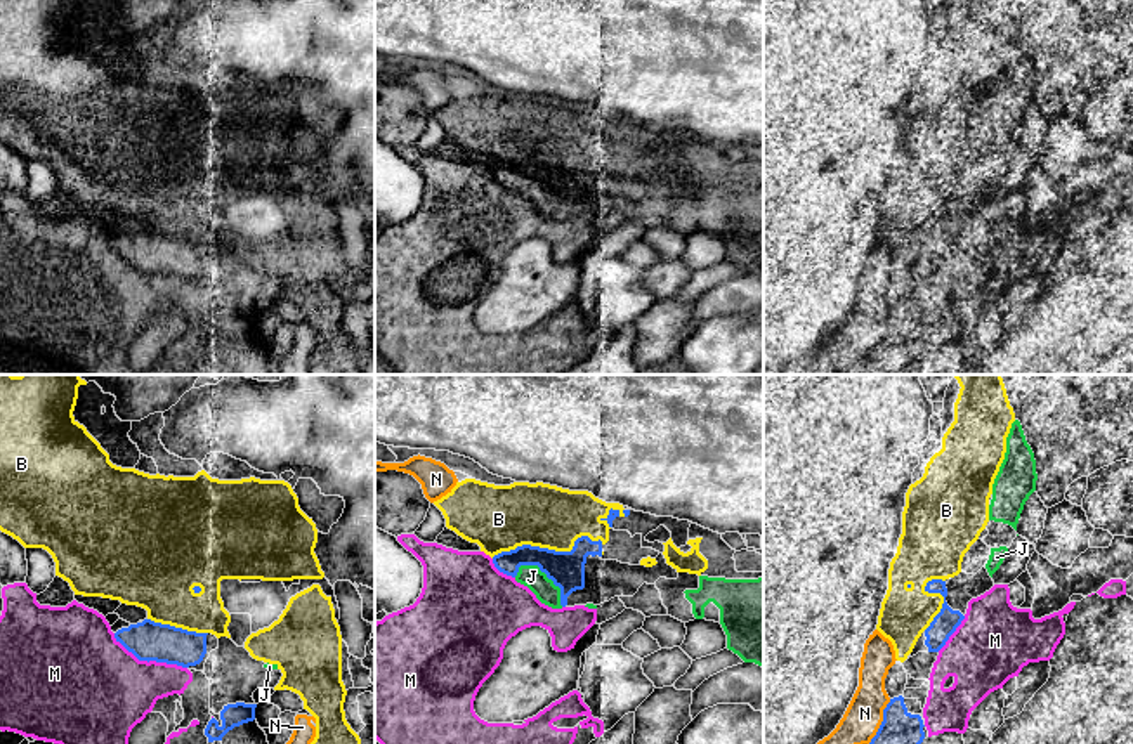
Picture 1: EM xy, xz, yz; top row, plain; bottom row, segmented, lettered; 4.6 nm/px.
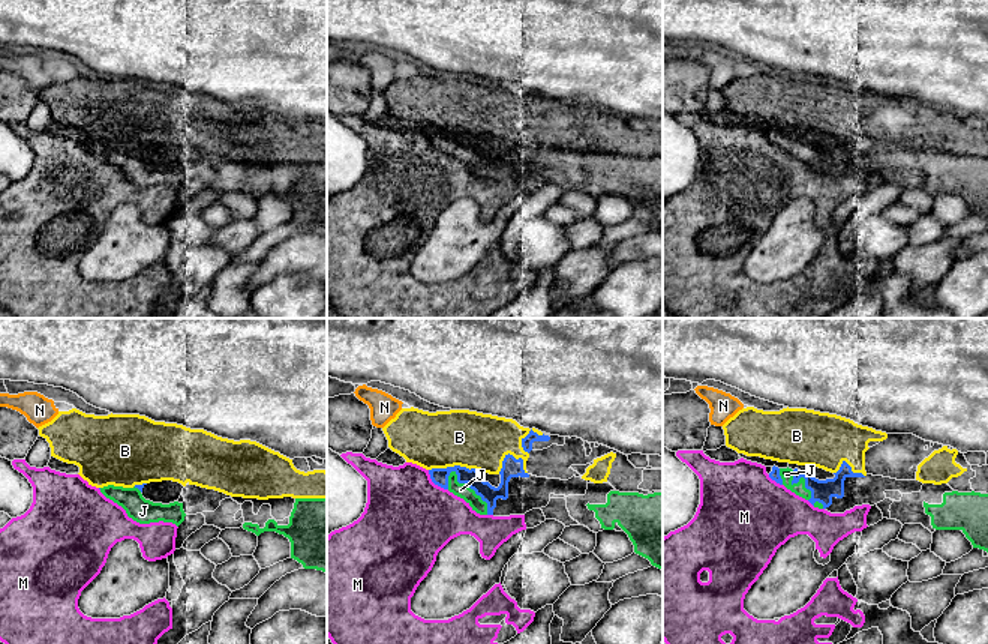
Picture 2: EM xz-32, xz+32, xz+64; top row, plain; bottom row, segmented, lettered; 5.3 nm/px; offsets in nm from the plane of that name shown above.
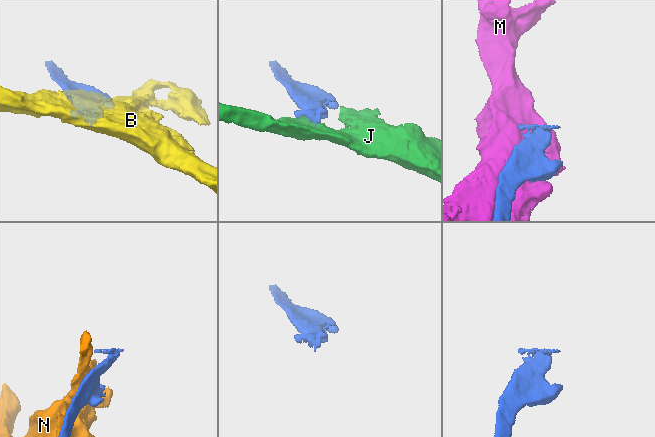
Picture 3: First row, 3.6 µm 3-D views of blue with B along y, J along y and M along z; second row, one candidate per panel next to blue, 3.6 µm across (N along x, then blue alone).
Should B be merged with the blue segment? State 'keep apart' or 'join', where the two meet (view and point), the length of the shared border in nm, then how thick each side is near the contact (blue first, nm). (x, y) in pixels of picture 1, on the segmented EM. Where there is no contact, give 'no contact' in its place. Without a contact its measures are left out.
keep apart; contact xz (549, 550); length 550 nm; calibres 170 and 300 nm

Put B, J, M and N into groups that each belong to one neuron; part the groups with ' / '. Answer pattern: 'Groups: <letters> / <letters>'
Groups: B / J / M / N

